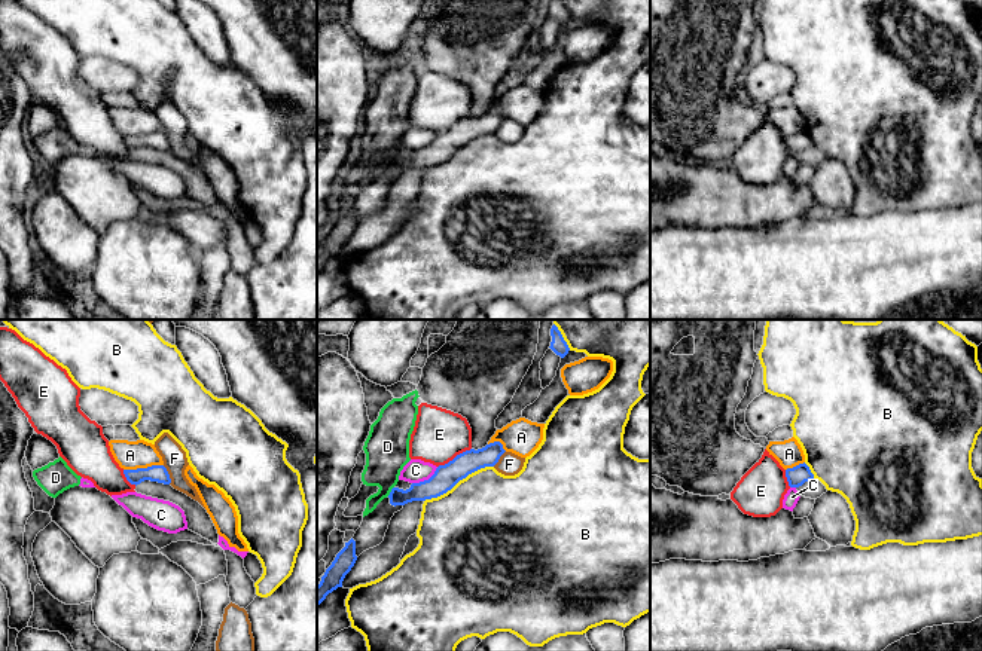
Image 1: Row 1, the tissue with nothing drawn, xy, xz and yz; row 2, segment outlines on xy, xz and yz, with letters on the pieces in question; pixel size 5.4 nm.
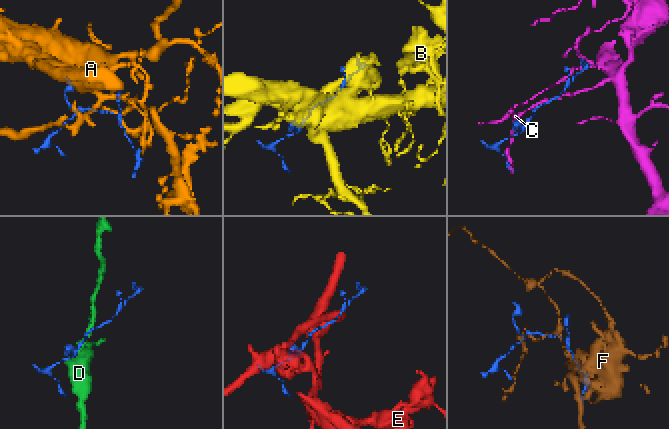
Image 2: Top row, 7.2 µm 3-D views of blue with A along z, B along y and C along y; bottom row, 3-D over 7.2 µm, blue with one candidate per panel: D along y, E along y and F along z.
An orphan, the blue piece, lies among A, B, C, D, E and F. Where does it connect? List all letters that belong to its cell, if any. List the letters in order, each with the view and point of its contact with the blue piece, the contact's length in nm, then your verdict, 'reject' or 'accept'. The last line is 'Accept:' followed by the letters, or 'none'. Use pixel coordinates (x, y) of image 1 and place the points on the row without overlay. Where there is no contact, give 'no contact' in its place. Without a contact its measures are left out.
A: xy (143, 135) | 220 nm | accept
B: xz (459, 147) | 420 nm | reject
C: xz (426, 147) | 170 nm | reject
D: xz (392, 158) | 70 nm | reject
E: xz (456, 124) | 220 nm | reject
F: xy (168, 141) | 110 nm | reject
Accept: A

